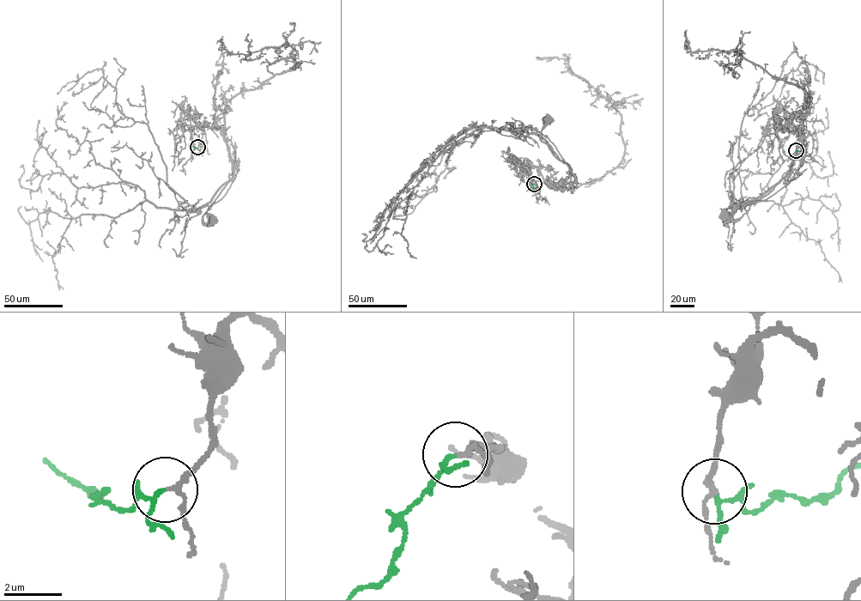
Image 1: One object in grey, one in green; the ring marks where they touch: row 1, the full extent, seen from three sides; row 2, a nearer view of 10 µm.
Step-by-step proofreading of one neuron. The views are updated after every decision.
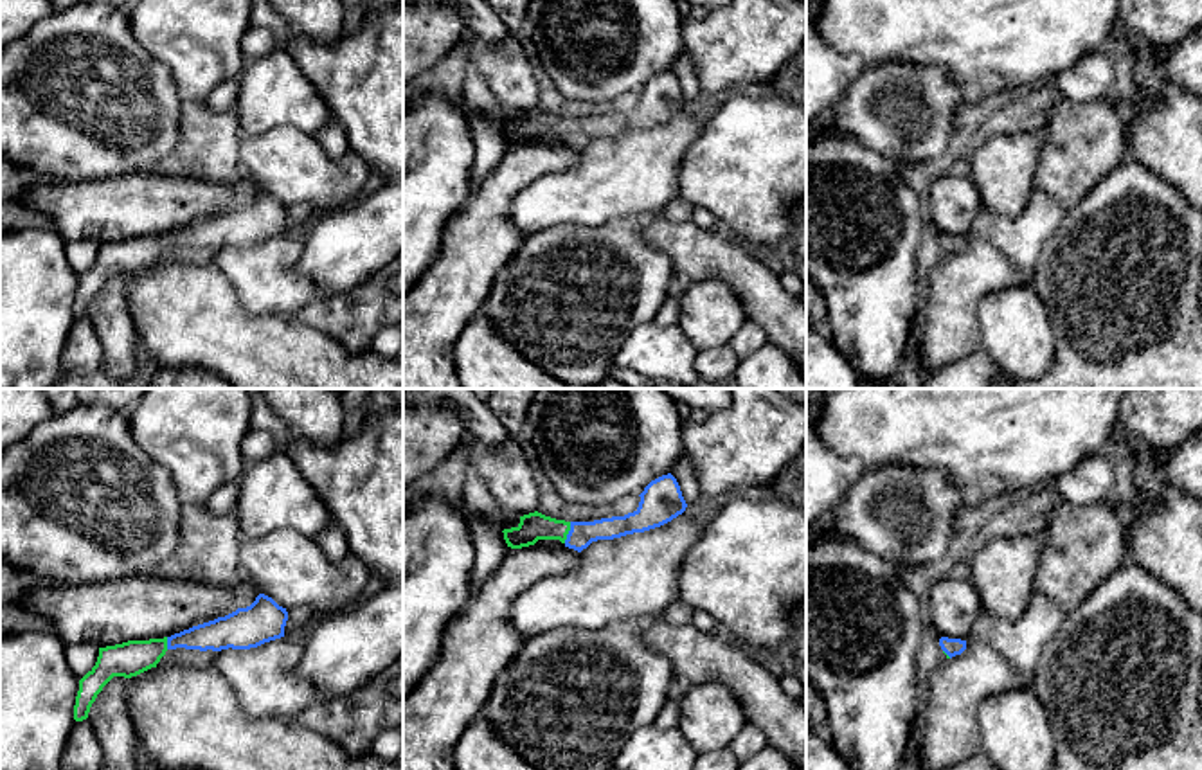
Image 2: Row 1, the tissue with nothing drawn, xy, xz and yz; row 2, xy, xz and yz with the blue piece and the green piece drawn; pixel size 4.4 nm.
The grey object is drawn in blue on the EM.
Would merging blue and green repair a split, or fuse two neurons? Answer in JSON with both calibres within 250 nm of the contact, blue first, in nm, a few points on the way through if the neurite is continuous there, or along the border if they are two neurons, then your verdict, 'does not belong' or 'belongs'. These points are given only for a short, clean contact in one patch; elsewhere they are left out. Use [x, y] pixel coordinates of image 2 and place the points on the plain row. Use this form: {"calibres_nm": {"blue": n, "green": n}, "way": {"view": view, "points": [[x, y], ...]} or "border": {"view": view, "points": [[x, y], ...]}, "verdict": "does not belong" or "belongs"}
{"calibres_nm": {"blue": 110, "green": 130}, "way": {"view": "xz", "points": [[582, 132], [569, 130], [535, 123]]}, "verdict": "belongs"}

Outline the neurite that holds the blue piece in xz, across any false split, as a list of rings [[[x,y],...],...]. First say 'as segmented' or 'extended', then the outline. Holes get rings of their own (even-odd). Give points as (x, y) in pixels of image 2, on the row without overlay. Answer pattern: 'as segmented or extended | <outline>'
extended | [[[671,70],[651,77],[639,94],[641,99],[633,110],[594,119],[565,119],[534,108],[520,113],[516,124],[504,126],[504,137],[511,146],[534,142],[538,137],[560,137],[565,144],[581,149],[597,137],[614,137],[660,124],[687,104]]]

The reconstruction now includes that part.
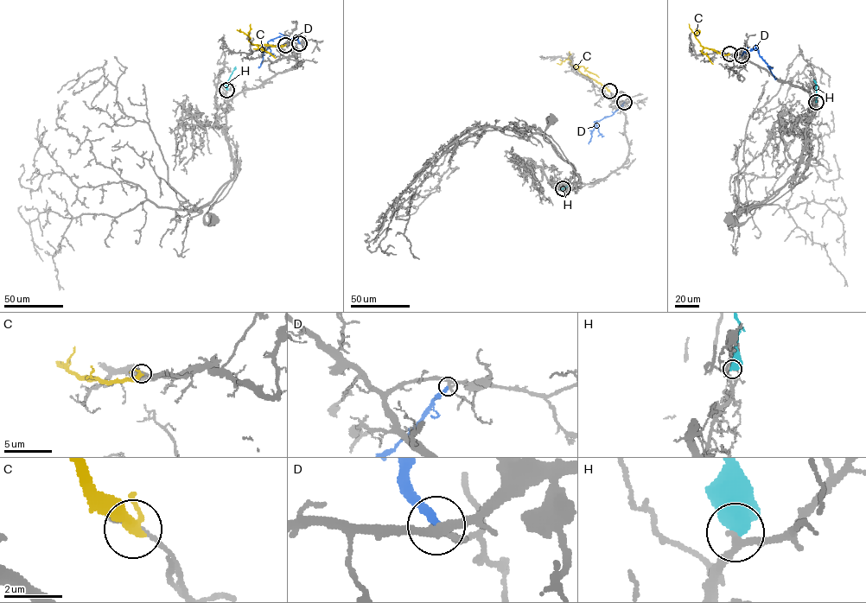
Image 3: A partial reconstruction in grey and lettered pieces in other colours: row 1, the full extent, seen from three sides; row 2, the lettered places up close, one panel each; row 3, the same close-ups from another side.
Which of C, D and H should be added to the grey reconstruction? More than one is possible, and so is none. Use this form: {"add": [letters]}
{"add": []}

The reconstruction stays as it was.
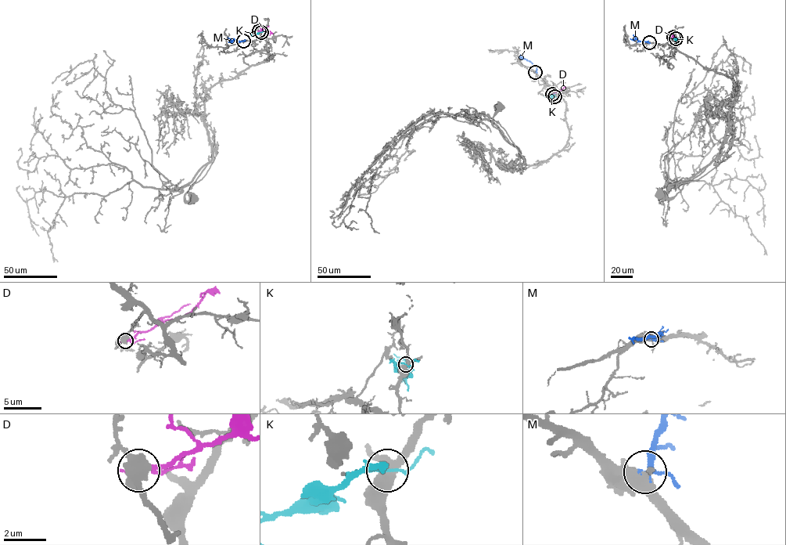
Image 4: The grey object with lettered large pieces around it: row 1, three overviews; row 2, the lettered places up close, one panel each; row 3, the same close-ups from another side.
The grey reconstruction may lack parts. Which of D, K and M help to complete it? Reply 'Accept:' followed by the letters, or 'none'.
Accept: M

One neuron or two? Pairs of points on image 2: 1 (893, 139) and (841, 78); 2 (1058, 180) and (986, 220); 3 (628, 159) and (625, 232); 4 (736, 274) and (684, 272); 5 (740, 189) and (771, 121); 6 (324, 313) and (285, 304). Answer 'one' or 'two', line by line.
1: two
2: two
3: two
4: one
5: one
6: two

